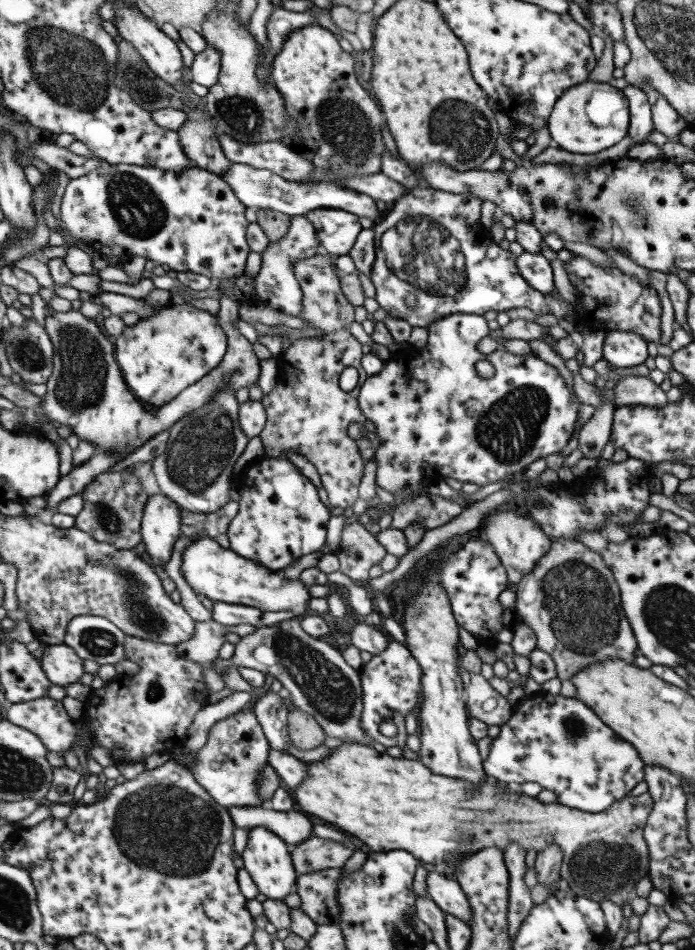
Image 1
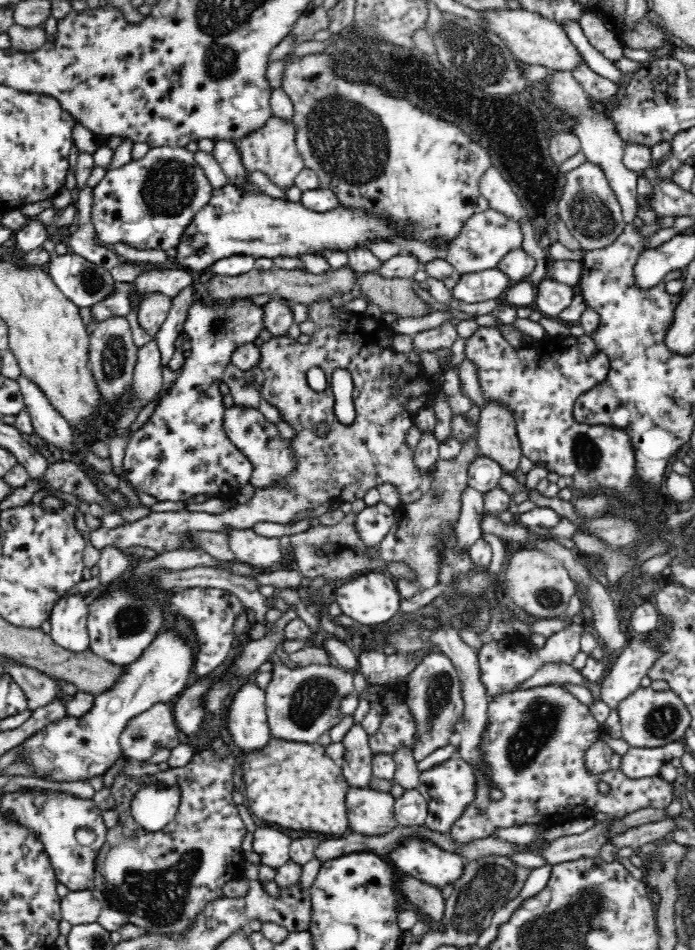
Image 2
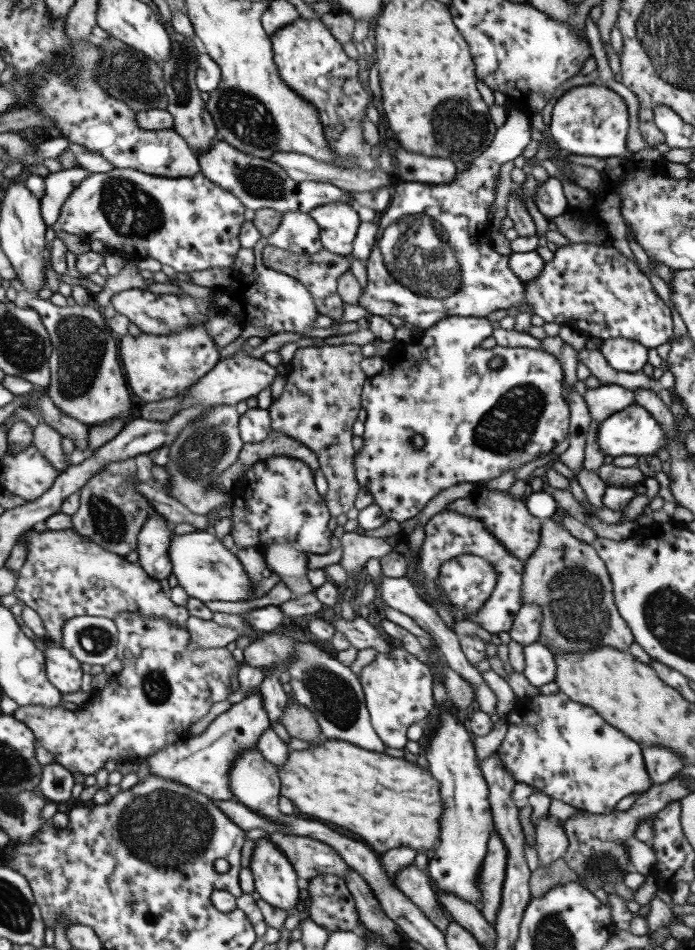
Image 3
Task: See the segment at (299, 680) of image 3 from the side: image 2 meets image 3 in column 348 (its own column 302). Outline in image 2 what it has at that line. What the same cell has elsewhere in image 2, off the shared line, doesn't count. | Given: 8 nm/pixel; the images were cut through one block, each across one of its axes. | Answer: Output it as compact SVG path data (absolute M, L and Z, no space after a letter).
M274 653L269 656L273 664L273 678L266 689L266 712L269 729L273 738L282 738L288 742L316 743L316 740L330 731L340 722L339 707L342 698L356 695L354 676L350 671L340 667L310 666L292 670L284 664Z

